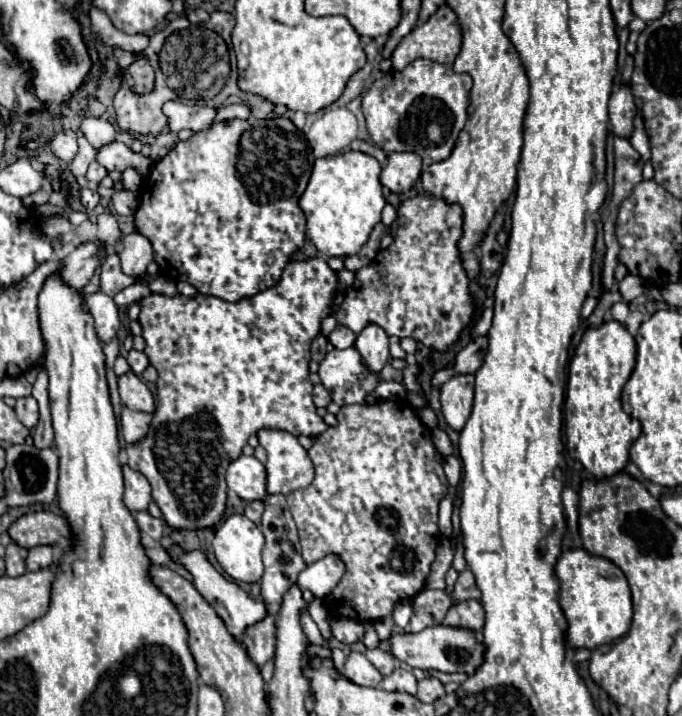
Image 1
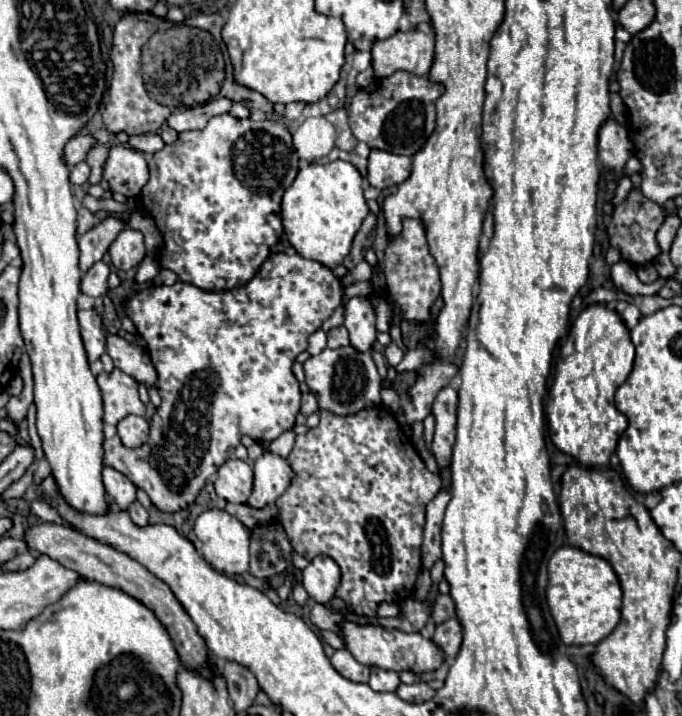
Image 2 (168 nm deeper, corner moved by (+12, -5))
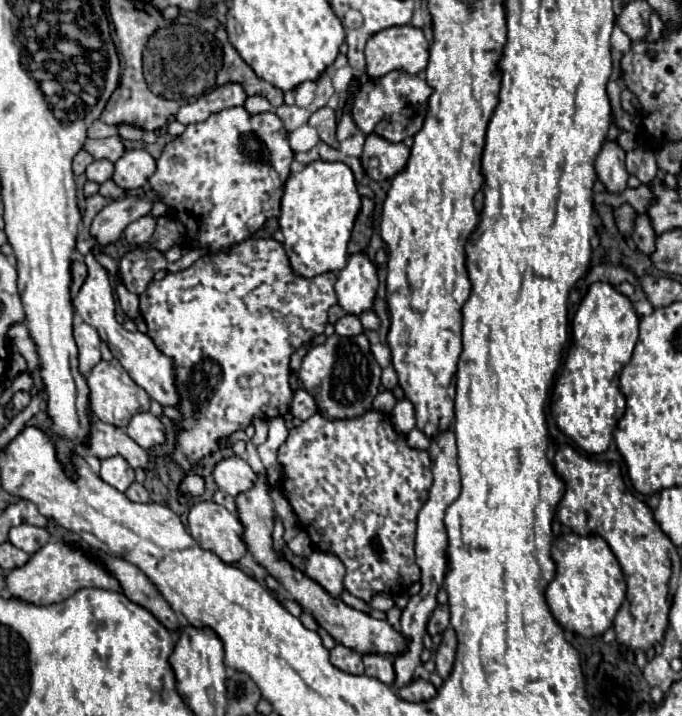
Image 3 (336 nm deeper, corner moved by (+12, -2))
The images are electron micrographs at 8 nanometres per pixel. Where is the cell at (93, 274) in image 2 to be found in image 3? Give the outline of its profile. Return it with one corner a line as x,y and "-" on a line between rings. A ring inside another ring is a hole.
72,261
70,269
72,269
72,287
70,287
70,297
73,299
74,295
78,293
78,289
82,287
84,279
86,279
86,265
84,265
84,261

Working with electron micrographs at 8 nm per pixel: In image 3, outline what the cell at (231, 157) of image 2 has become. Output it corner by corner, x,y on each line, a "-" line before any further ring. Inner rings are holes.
230,107
210,115
202,123
188,125
180,137
170,141
156,161
150,187
162,197
162,203
172,209
174,217
186,225
190,247
208,247
210,253
216,253
248,239
270,217
280,215
280,199
292,159
294,153
288,145
288,133
278,115
270,111
250,115
244,107

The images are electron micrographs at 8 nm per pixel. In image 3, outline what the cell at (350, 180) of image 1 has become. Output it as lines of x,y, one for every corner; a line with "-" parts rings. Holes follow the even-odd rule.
314,161
300,173
292,173
286,181
280,211
280,231
290,267
300,277
316,277
326,271
340,271
348,263
348,239
354,219
360,211
360,195
348,165

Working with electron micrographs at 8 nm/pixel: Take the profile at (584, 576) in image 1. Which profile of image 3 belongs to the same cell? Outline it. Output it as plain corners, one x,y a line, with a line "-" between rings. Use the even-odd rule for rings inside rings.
568,533
554,541
552,559
556,563
556,577
546,589
546,601
552,615
568,631
580,633
584,637
602,635
612,627
612,621
626,597
624,573
612,549
596,533

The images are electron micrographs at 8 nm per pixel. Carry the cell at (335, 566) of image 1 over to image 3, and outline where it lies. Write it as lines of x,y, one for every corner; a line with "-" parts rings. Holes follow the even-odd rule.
314,551
306,563
306,575
322,585
332,597
340,597
344,591
344,565
342,561
326,551

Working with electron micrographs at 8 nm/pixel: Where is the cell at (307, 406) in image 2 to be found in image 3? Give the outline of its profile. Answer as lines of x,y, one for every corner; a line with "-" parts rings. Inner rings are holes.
298,389
298,391
294,393
292,403
290,403
290,415
304,421
304,419
312,417
314,413
318,413
318,407
316,407
312,395
308,395
304,389

